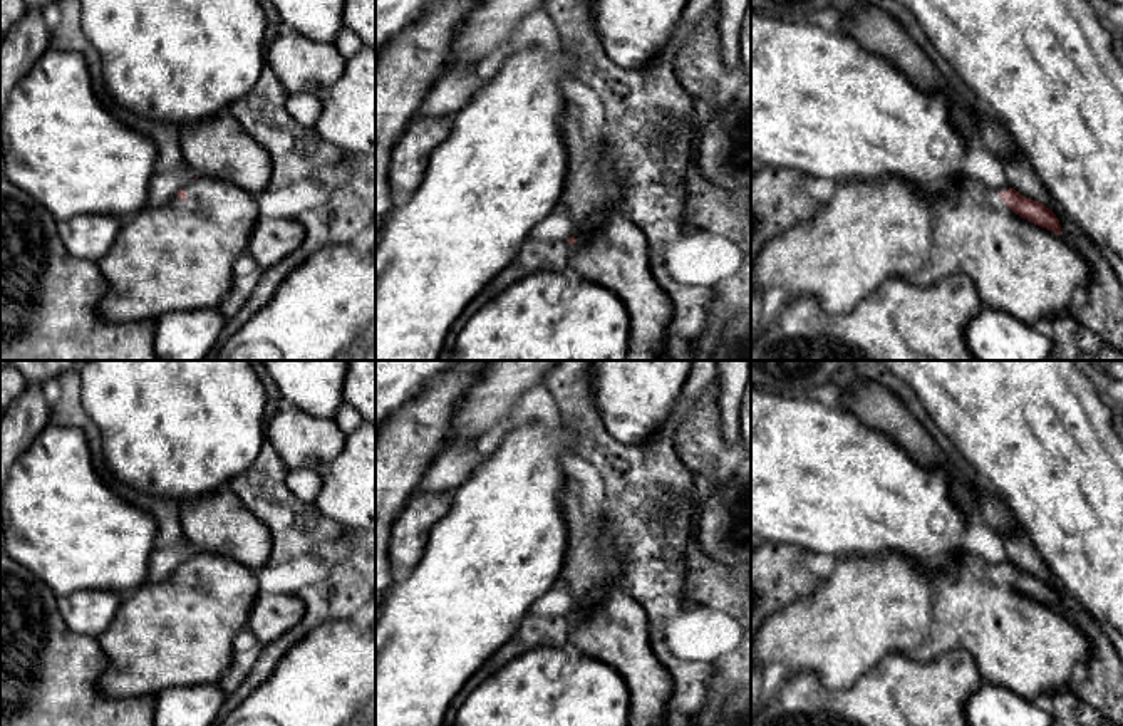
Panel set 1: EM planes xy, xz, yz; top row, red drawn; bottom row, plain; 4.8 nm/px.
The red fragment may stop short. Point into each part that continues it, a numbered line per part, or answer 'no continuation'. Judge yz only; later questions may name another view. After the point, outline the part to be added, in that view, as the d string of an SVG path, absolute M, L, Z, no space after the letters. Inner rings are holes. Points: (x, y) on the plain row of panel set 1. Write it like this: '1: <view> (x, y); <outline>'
1: yz (869, 607); M897 552L836 558L831 575L811 595L771 614L759 625L751 640L751 662L763 669L781 662L789 674L815 672L826 689L846 689L890 654L929 662L954 649L964 649L974 656L984 682L1007 687L1027 701L1068 691L1073 687L1073 669L1078 664L1086 666L1091 656L1086 632L1063 610L1016 590L999 573L999 568L1009 563L989 563L965 552L959 572L934 577Z

